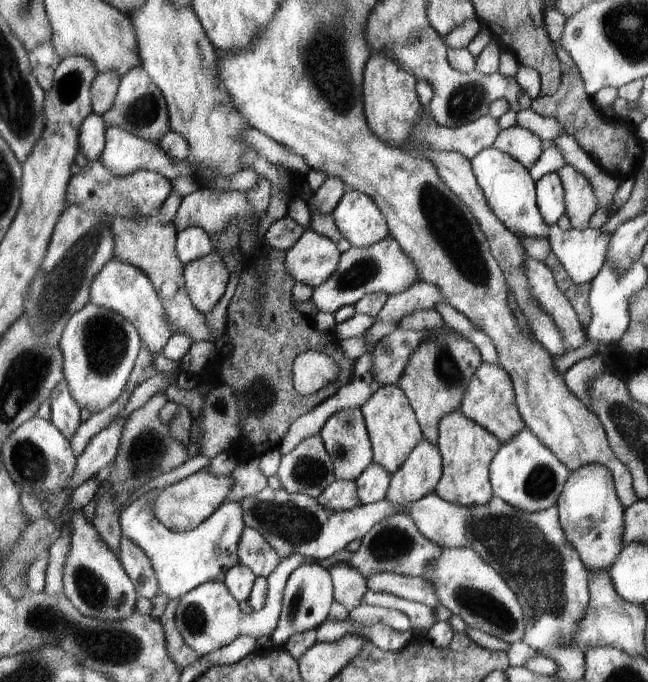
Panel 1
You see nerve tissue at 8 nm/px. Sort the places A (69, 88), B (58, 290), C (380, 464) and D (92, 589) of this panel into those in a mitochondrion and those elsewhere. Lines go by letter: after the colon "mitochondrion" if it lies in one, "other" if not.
A: mitochondrion
B: mitochondrion
C: other
D: mitochondrion

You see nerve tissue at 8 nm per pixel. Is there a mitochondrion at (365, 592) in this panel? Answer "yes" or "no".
no

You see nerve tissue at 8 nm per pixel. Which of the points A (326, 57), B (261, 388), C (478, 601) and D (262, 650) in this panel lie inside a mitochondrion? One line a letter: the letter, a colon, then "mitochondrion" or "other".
A: mitochondrion
B: mitochondrion
C: mitochondrion
D: other

